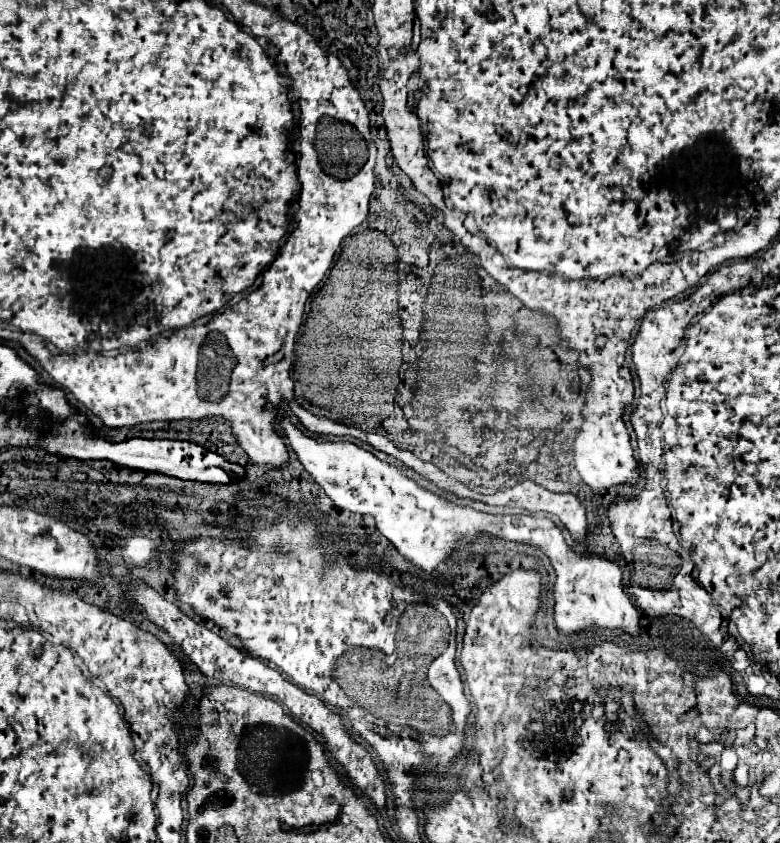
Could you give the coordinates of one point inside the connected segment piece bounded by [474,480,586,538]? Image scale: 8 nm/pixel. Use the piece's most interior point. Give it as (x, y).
(529, 495)

